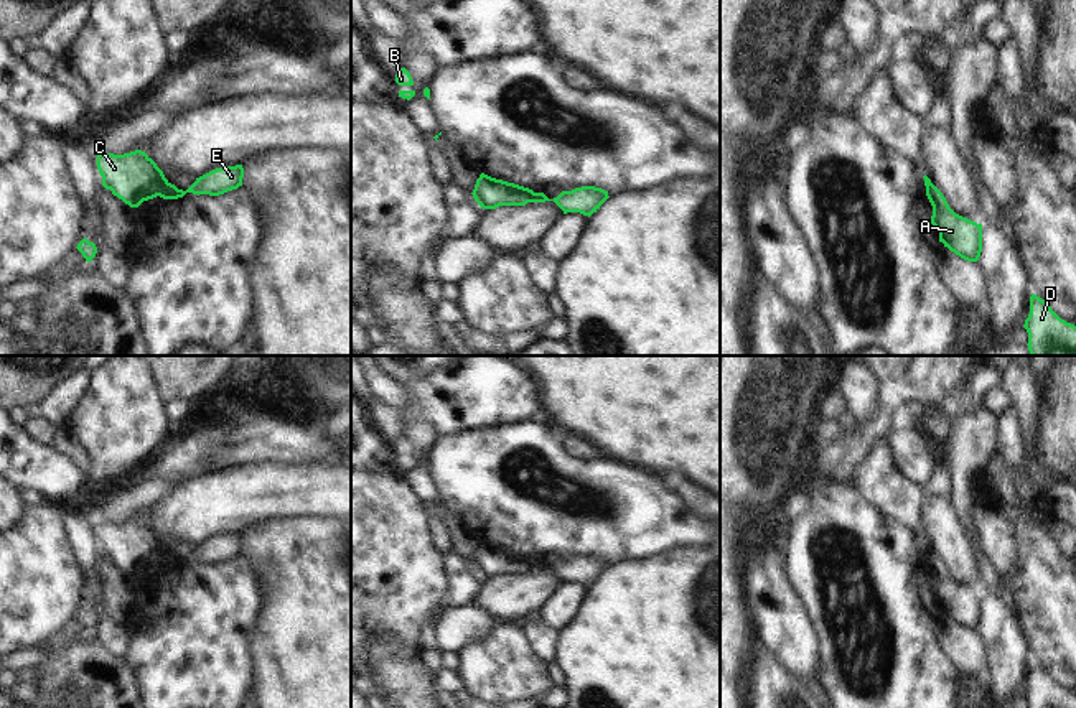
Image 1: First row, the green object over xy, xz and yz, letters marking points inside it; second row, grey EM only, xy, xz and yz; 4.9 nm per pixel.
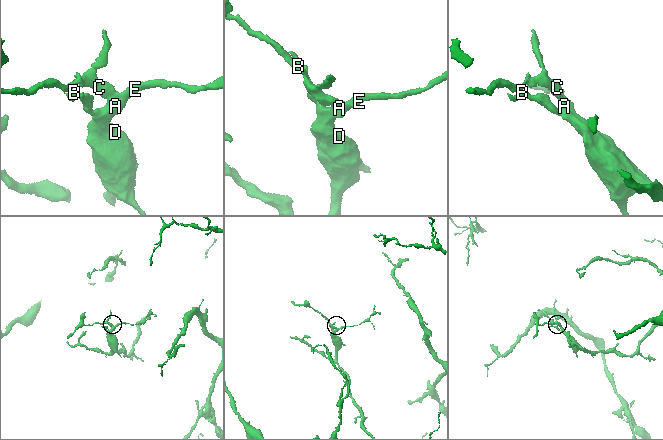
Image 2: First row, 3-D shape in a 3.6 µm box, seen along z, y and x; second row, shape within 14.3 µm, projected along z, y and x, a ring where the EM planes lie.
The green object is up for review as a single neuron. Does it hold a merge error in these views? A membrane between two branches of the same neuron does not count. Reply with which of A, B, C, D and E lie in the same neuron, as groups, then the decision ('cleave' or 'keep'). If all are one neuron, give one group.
groups A B D E / C; cleave

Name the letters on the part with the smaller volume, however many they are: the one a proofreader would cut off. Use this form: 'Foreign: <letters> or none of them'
Foreign: C.

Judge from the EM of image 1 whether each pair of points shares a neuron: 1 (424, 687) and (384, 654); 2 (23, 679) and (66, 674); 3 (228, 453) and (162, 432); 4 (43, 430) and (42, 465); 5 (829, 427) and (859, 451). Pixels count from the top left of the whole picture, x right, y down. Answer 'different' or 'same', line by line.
1: same
2: different
3: different
4: different
5: different

